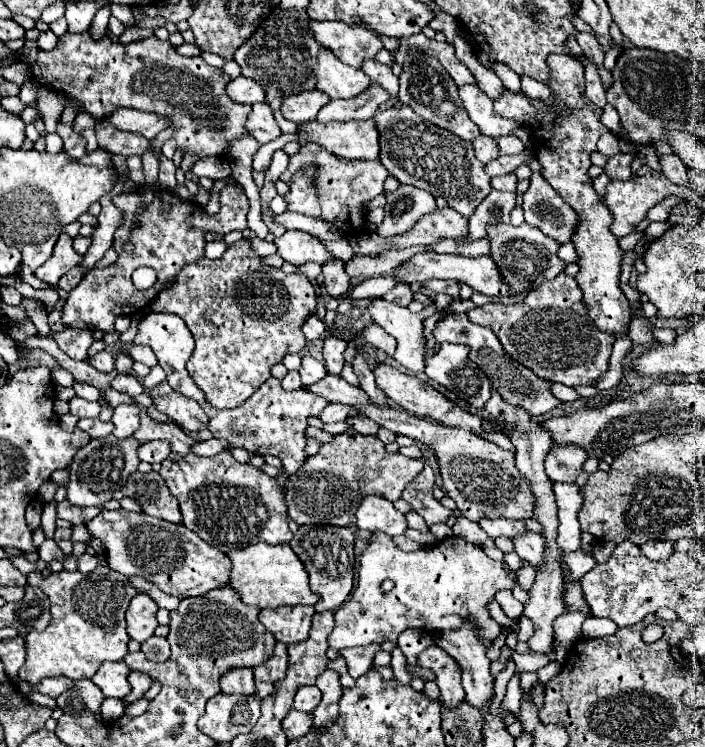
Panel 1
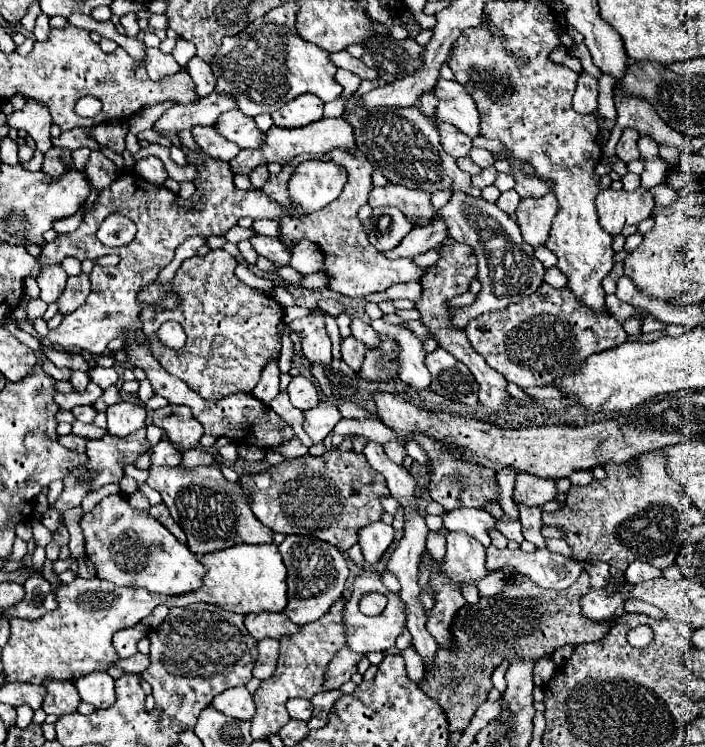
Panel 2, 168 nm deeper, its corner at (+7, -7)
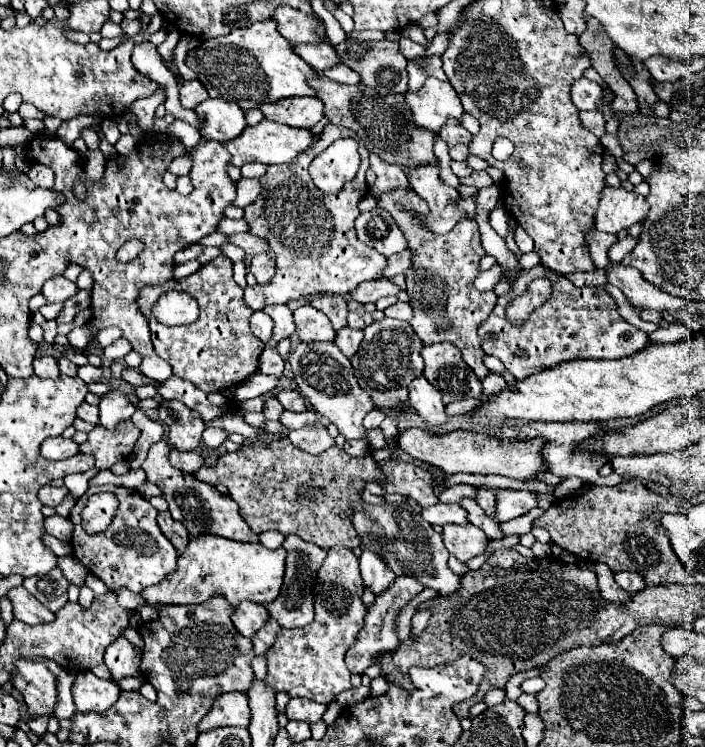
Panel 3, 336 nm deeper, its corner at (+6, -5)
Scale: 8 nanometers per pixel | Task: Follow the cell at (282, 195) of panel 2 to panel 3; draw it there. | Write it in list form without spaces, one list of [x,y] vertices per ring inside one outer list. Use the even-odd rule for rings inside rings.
[[[326,125],[318,141],[298,155],[294,165],[268,165],[266,175],[260,177],[262,193],[258,199],[244,209],[244,219],[250,225],[250,233],[264,237],[270,243],[270,249],[276,253],[276,275],[274,281],[266,285],[254,285],[244,289],[244,301],[254,311],[264,309],[274,303],[288,303],[298,297],[334,293],[348,295],[360,283],[382,279],[382,273],[388,265],[388,259],[382,257],[376,249],[364,245],[356,237],[354,219],[360,215],[358,203],[368,193],[364,173],[368,169],[368,149],[360,143],[360,169],[352,181],[348,181],[342,191],[334,195],[324,195],[314,189],[308,175],[310,161],[332,145],[338,137],[354,137],[350,129],[336,125]]]

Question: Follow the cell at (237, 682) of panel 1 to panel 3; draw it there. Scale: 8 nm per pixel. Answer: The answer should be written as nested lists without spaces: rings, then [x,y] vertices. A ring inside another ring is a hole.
[[[242,691],[222,693],[216,697],[210,713],[202,719],[200,731],[208,731],[214,727],[248,727],[250,723],[250,705],[248,695]]]

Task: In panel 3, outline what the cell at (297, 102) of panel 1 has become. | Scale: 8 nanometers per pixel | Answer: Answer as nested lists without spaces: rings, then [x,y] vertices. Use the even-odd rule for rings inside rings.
[[[286,97],[276,103],[266,103],[260,109],[268,121],[290,127],[310,129],[324,117],[324,105],[318,97]]]

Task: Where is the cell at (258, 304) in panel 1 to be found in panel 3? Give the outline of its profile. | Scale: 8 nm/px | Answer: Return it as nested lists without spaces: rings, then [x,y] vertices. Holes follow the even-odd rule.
[[[218,255],[210,263],[202,265],[196,273],[184,279],[170,279],[162,285],[148,285],[140,289],[138,309],[150,323],[152,343],[156,355],[170,363],[176,377],[194,383],[198,389],[206,393],[218,393],[232,389],[254,375],[260,367],[262,341],[250,331],[250,315],[252,309],[244,303],[242,287],[232,279],[232,261],[224,255]],[[166,289],[180,289],[190,293],[200,305],[200,317],[194,323],[168,327],[156,321],[150,307]]]

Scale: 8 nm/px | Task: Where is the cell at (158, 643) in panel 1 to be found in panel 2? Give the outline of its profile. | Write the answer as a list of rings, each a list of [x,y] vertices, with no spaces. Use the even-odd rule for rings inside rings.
[[[137,653],[137,655],[133,655],[133,657],[129,657],[129,659],[119,659],[117,663],[113,663],[115,667],[121,667],[125,673],[143,673],[145,671],[145,667],[149,667],[149,657],[147,655],[141,655],[141,653]]]

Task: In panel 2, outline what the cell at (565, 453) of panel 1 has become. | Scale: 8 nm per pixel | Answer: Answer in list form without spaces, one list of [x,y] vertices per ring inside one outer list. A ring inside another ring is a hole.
[[[517,475],[515,487],[513,487],[513,501],[517,505],[527,507],[541,507],[547,501],[553,501],[557,495],[555,481],[539,479],[533,475]]]

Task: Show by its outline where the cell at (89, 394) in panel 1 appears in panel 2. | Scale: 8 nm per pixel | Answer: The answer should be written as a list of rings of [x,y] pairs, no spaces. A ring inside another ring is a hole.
[[[73,371],[69,381],[75,387],[75,391],[85,391],[87,385],[89,385],[89,375],[85,371]]]

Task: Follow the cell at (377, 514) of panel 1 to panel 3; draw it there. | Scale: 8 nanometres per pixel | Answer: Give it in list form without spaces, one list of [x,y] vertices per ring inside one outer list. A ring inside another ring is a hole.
[[[362,547],[362,557],[360,557],[360,573],[364,583],[374,591],[380,593],[382,589],[386,589],[386,585],[390,585],[390,581],[394,581],[394,573],[392,569],[386,565],[386,561],[382,559],[382,555],[370,551],[368,547]]]

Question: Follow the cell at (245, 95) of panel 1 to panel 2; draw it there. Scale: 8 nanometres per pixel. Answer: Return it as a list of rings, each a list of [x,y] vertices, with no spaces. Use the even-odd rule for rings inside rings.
[[[211,93],[205,99],[199,99],[197,103],[187,103],[187,105],[175,105],[171,107],[155,125],[155,131],[183,131],[183,129],[191,129],[193,125],[213,125],[215,119],[229,111],[235,109],[235,101],[219,95],[219,93]]]

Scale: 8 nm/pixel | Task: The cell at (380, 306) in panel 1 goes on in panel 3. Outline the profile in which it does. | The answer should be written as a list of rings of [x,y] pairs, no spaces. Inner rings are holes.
[[[418,375],[410,383],[410,403],[418,411],[418,415],[428,423],[428,427],[438,427],[446,423],[446,411],[442,397],[434,385],[424,375]]]

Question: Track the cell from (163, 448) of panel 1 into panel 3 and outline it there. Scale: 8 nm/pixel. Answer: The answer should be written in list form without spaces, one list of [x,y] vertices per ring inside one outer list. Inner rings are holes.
[[[170,449],[170,463],[174,467],[178,467],[180,471],[186,471],[186,473],[194,473],[202,463],[204,463],[204,457],[196,451],[178,451],[178,449]]]

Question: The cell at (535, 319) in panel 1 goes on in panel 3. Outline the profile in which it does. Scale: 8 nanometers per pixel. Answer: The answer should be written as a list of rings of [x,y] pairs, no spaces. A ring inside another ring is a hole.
[[[538,265],[534,269],[524,269],[522,277],[514,283],[514,291],[506,297],[498,297],[498,303],[490,317],[480,325],[478,337],[486,355],[498,357],[504,367],[518,379],[526,379],[544,369],[556,367],[562,361],[572,359],[620,359],[632,355],[646,347],[648,335],[630,323],[626,323],[616,309],[614,299],[604,287],[576,287],[566,277],[556,271]],[[536,277],[546,277],[552,281],[550,299],[532,311],[522,323],[512,323],[506,317],[506,307],[512,299],[522,295]]]

